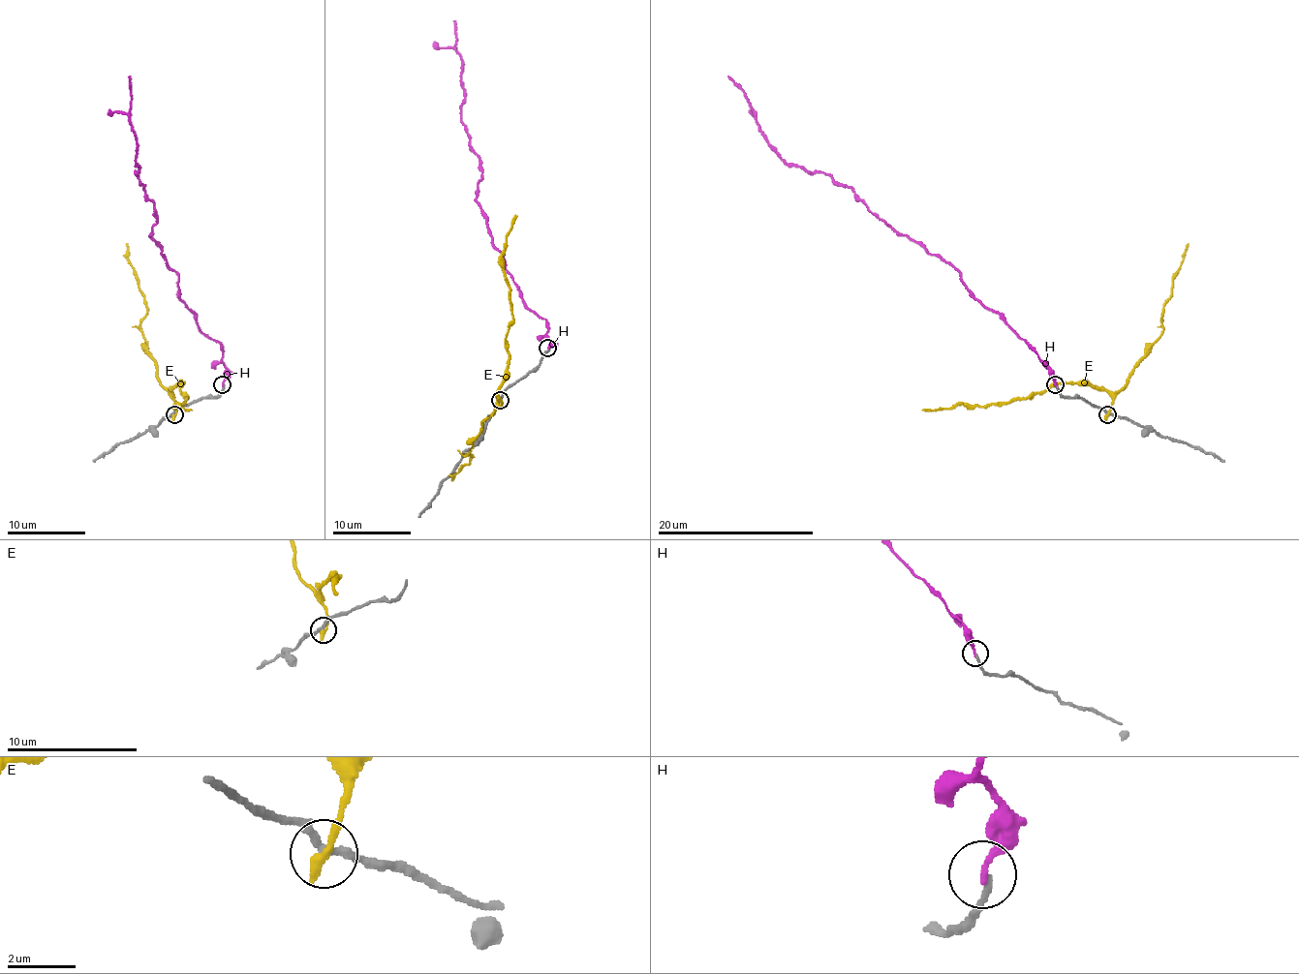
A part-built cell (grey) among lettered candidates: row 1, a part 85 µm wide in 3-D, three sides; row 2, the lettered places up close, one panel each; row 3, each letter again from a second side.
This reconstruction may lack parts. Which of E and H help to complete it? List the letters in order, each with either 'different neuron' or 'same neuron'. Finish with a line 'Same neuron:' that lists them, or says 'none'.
E: different neuron
H: same neuron
Same neuron: H

